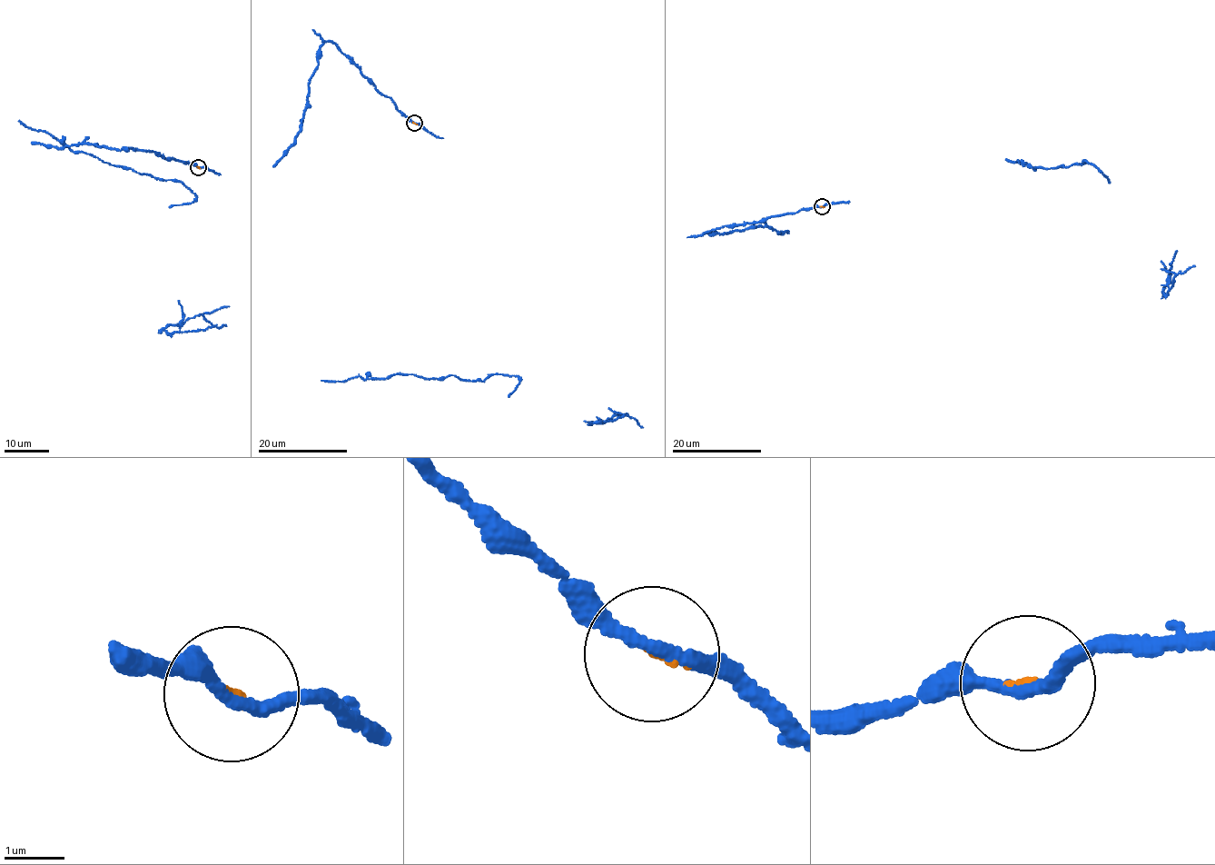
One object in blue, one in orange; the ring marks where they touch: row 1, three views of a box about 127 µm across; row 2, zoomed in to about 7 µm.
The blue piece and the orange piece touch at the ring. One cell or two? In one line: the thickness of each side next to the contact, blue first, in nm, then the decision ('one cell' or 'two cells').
calibres 200 and 90 nm; two cells

